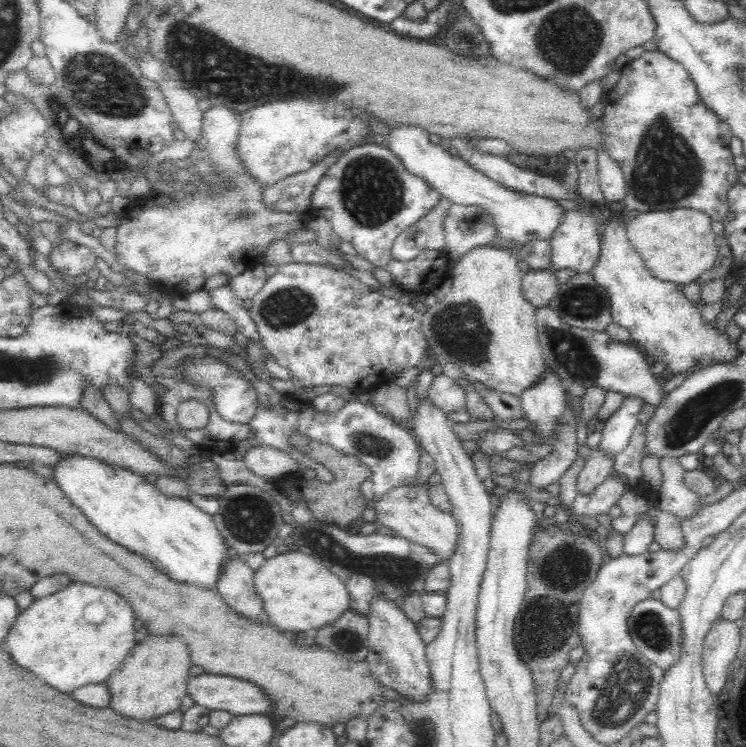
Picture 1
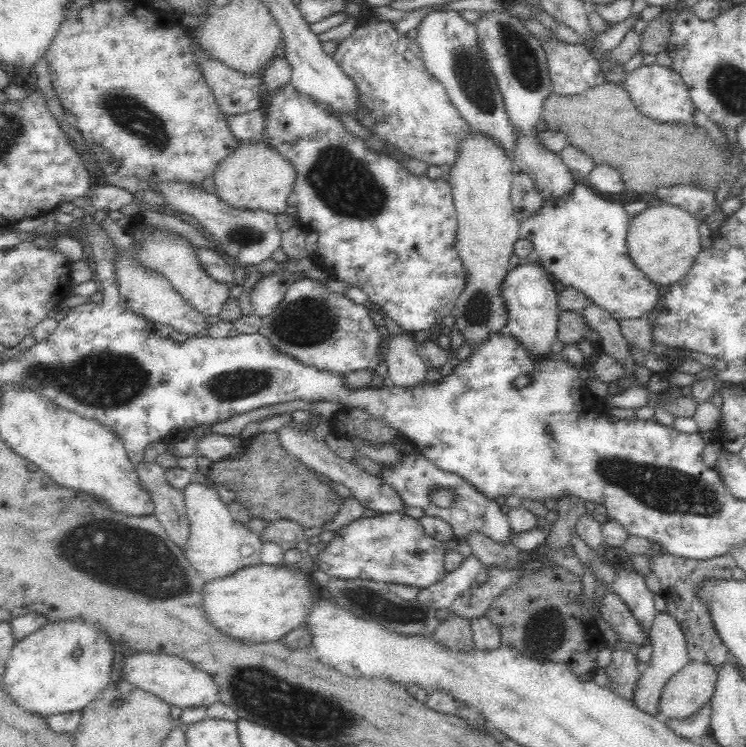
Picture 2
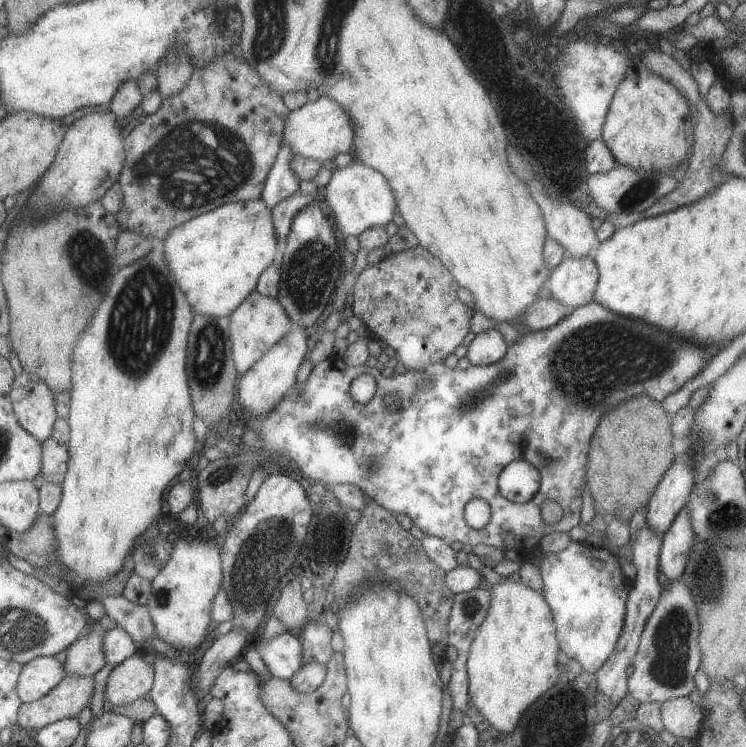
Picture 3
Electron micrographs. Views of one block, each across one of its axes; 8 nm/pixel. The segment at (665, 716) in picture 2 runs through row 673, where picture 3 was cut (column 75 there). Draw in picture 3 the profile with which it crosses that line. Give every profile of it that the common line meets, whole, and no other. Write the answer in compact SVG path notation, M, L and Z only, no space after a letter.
M65 674L61 682L45 696L30 703L21 703L17 710L16 723L27 730L39 730L43 726L61 719L77 717L86 704L91 700L94 690L93 676L69 676Z

